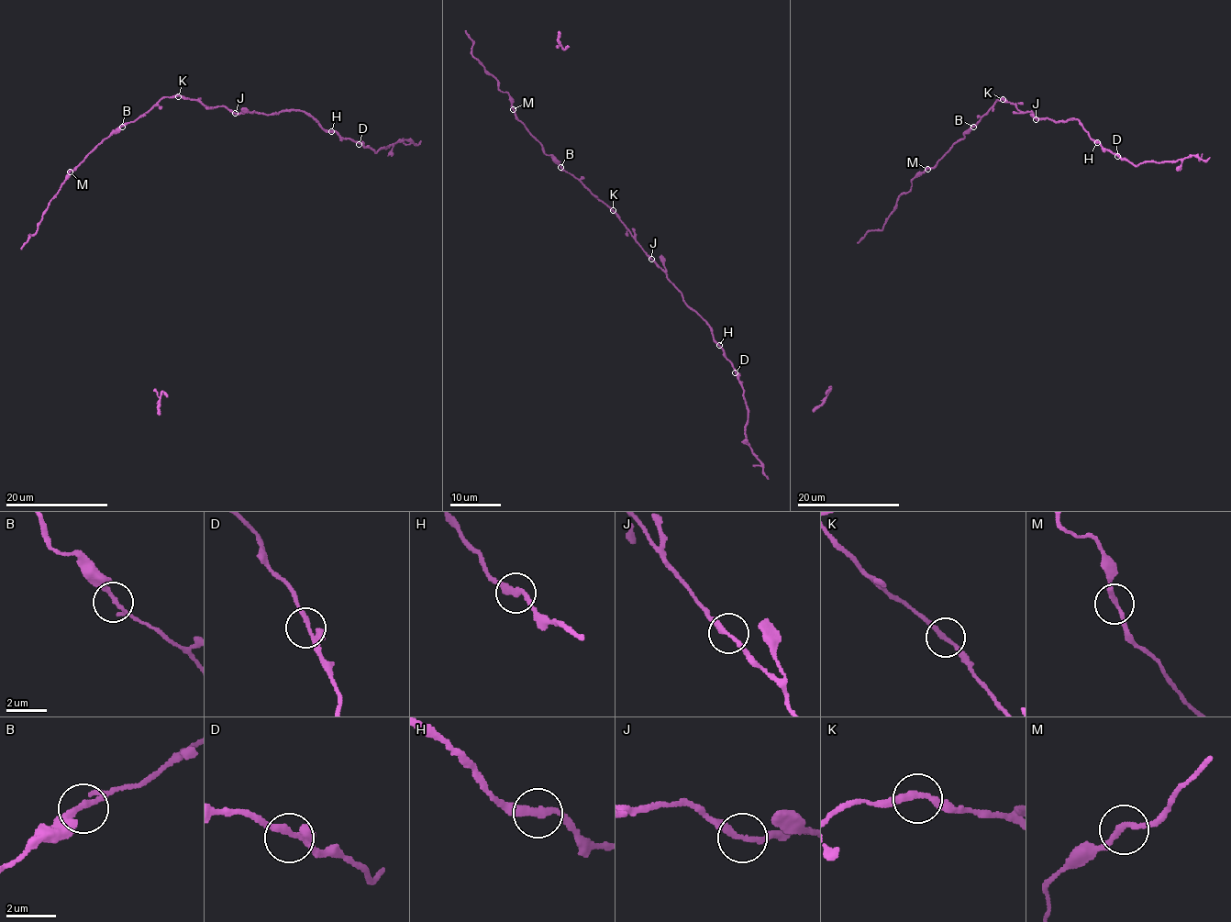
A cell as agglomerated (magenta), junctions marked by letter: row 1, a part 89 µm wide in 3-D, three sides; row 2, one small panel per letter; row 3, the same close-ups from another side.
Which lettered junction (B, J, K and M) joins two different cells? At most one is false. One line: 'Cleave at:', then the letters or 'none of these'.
Cleave at: J

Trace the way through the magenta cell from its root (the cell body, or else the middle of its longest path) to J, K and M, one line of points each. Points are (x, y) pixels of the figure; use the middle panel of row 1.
J: (561, 166), (612, 209), (652, 259)
K: (561, 166), (613, 210)
M: (561, 166), (545, 152), (541, 143), (513, 109)

